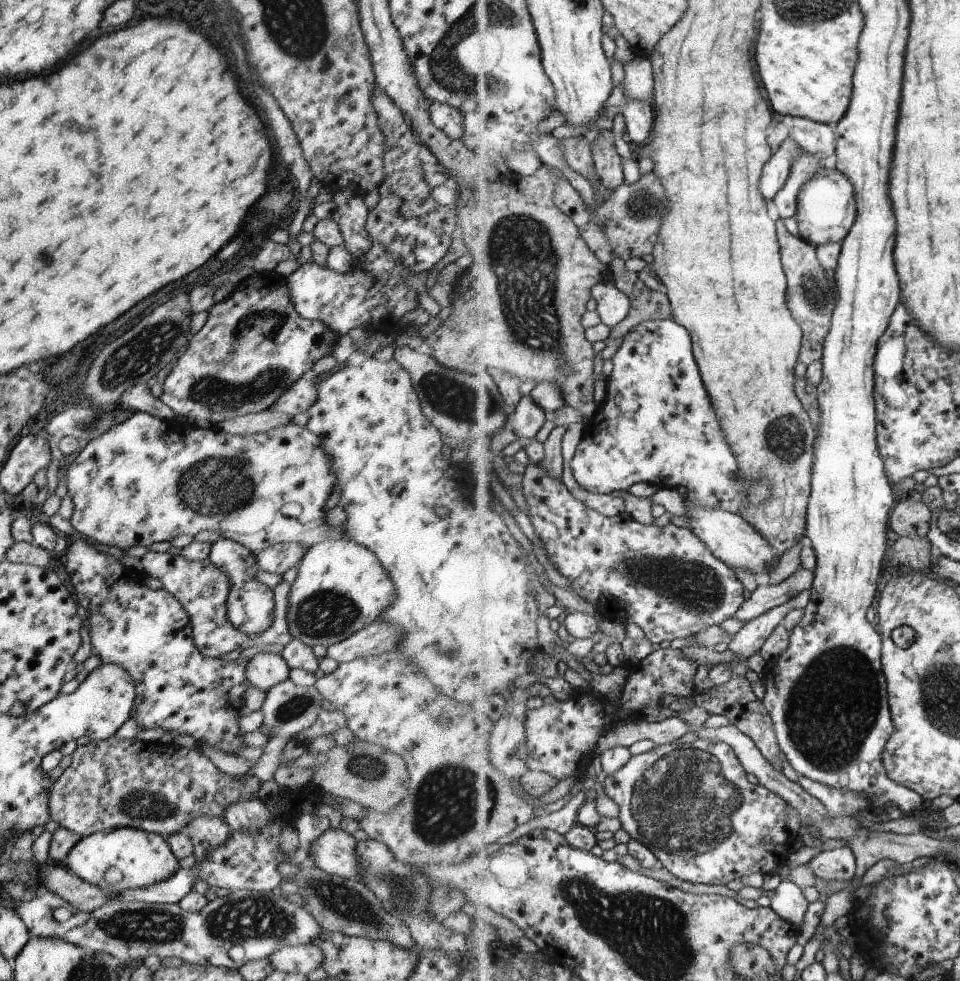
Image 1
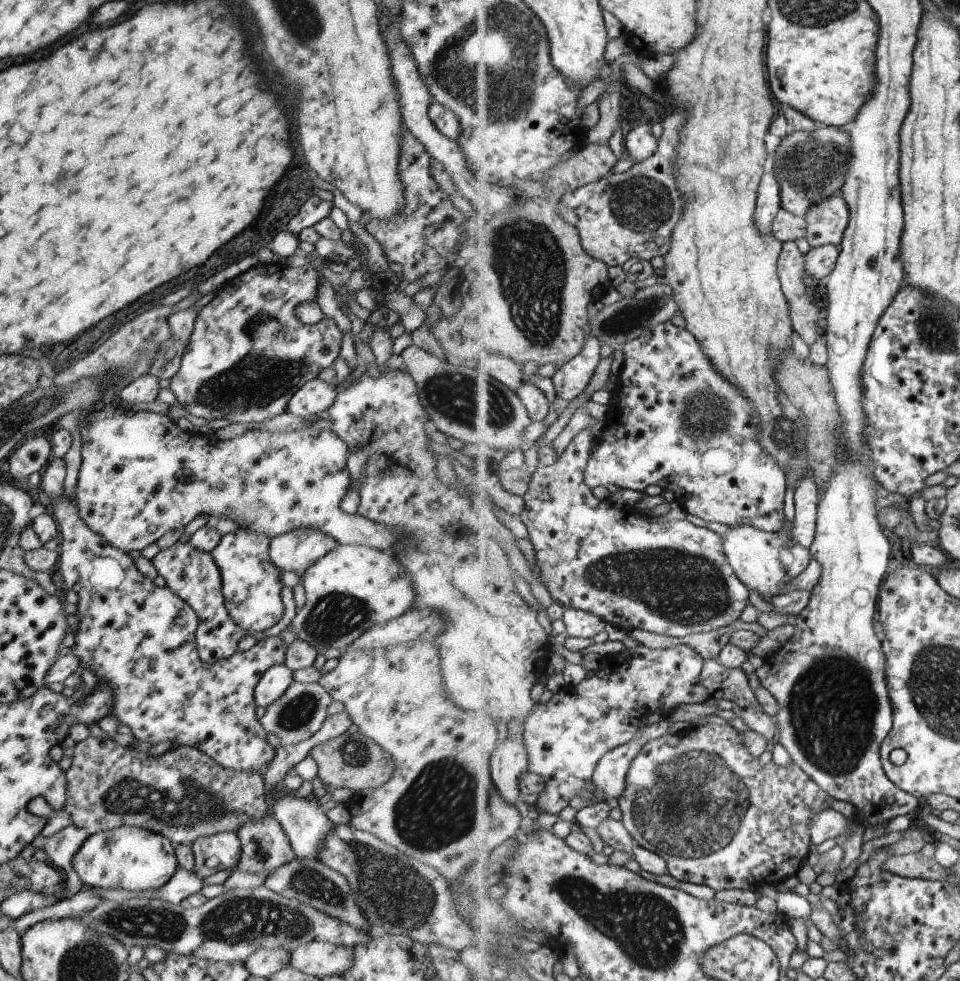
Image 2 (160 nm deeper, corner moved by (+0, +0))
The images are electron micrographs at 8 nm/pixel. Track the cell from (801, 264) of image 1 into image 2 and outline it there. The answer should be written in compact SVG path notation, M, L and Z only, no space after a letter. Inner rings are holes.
M785 242L778 260L778 275L790 304L794 330L811 346L820 339L817 332L819 307L814 290L810 290L805 284L805 276L809 274L805 257L795 242Z

